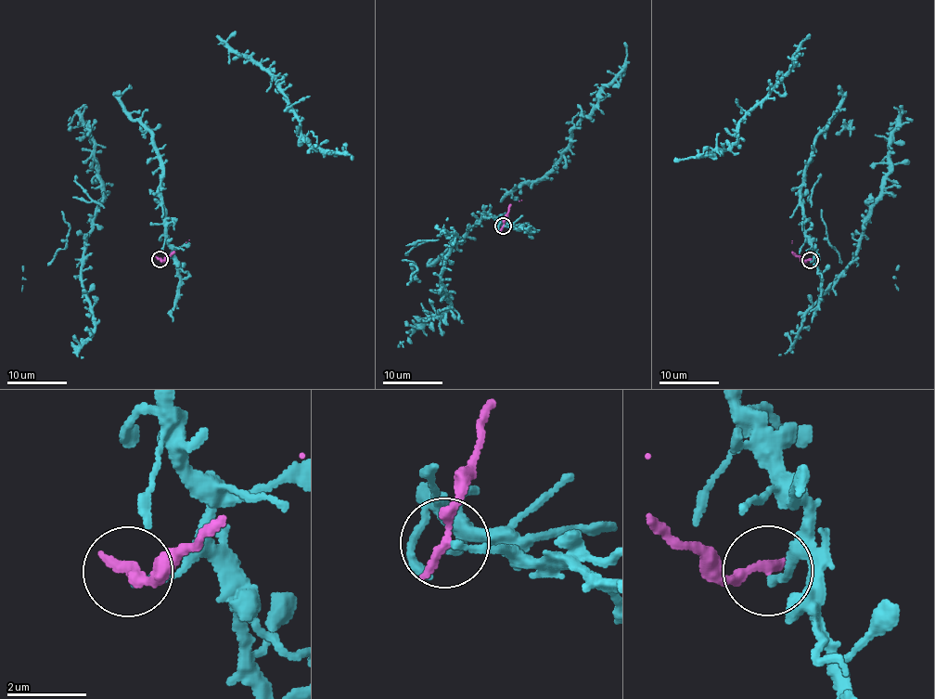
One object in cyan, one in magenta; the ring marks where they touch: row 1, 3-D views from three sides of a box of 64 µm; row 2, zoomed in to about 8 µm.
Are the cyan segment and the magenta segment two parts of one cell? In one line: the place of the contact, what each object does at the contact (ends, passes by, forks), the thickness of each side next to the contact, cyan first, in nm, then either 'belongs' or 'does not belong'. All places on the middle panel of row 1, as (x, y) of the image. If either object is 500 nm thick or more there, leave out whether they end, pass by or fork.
(503, 226) | cyan ends | magenta ends | 180/320 nm | does not belong

